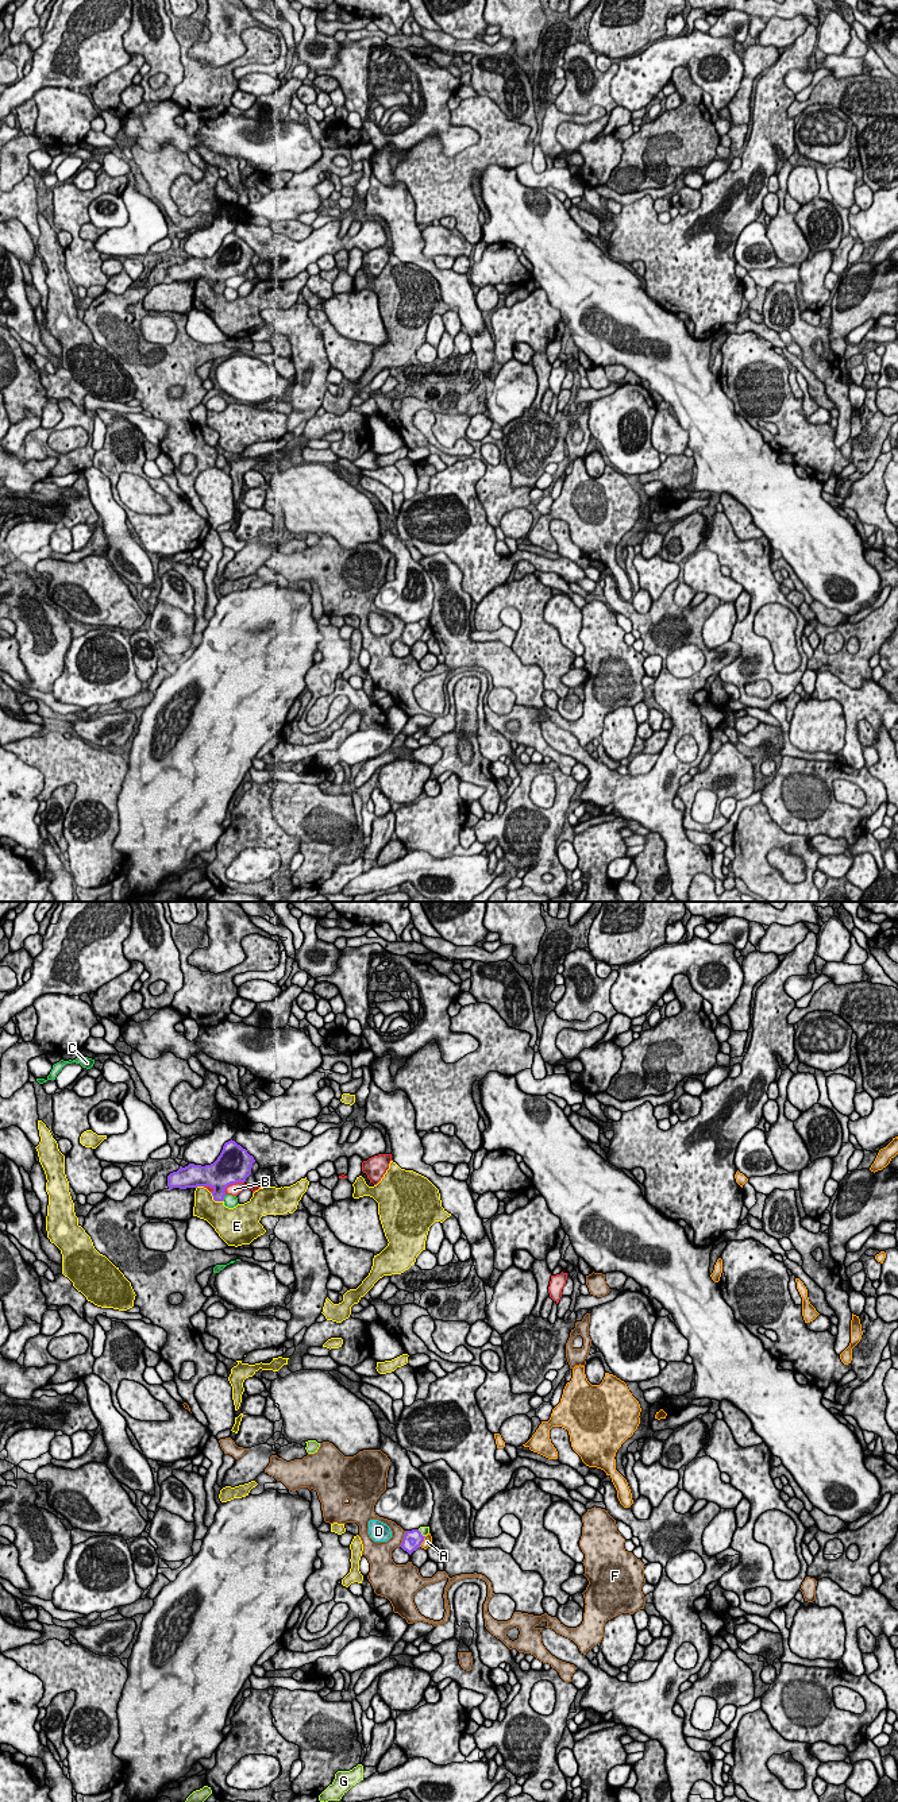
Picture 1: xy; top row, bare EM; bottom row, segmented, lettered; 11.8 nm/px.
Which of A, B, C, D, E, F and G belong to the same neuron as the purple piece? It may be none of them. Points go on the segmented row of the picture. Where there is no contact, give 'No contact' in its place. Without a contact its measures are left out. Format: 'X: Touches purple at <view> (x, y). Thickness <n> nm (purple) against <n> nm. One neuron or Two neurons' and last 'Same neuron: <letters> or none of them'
A: Touches purple at xy (423, 1540). Thickness 140 nm (purple) against 100 nm. Two neurons
B: Touches purple at xy (231, 1183). Thickness 420 nm (purple) against 140 nm. Two neurons
C: Touches purple at xy (223, 1197). Thickness 300 nm (purple) against 140 nm. Two neurons
D: Touches purple at xy (411, 1542). Thickness 140 nm (purple) against 30 nm. One neuron
E: Touches purple at xy (215, 1200). Thickness 240 nm (purple) against 320 nm. Two neurons
F: Touches purple at xy (403, 1539). Thickness 140 nm (purple) against 170 nm. Two neurons
G: Touches purple at xy (420, 1534). Thickness 140 nm (purple) against 100 nm. Two neurons
Same neuron: D

